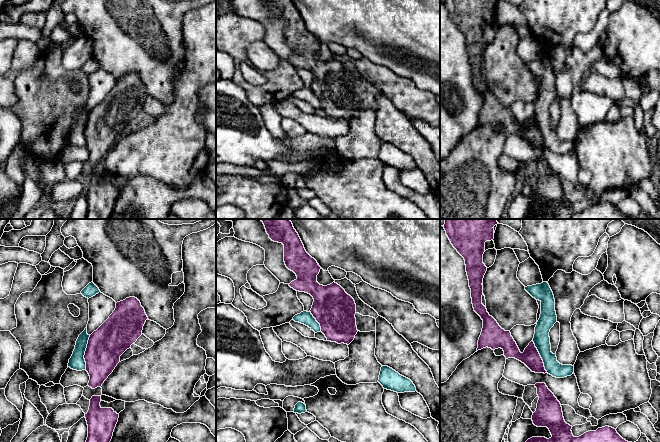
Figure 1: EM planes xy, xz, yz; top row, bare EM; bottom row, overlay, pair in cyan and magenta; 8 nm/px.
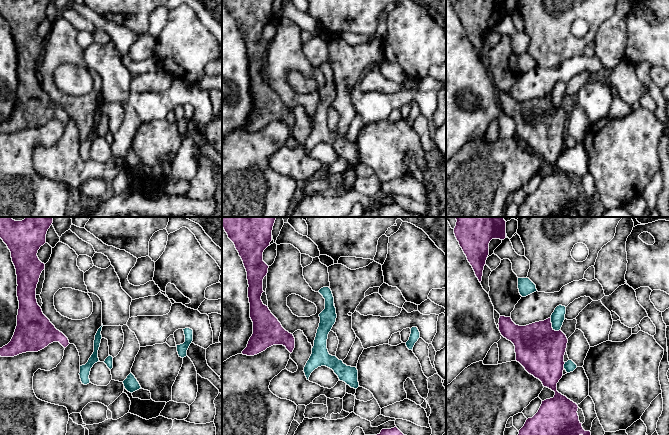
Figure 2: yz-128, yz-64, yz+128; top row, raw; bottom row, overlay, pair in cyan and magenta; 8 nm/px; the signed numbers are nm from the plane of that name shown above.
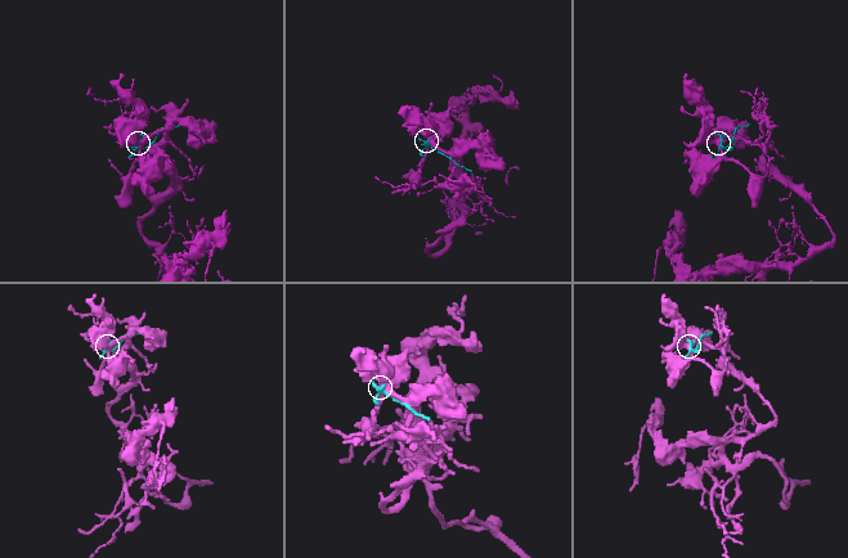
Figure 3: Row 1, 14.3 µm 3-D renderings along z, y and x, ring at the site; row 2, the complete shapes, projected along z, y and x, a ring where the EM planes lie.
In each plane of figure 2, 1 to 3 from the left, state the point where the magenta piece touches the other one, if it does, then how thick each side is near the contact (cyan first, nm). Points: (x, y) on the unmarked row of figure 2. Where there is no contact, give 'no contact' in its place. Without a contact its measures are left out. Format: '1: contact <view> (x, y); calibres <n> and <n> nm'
1: no contact
2: no contact
3: contact yz+128 (552, 101); calibres 110 and 380 nm

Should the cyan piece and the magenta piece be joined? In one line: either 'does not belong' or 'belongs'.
does not belong

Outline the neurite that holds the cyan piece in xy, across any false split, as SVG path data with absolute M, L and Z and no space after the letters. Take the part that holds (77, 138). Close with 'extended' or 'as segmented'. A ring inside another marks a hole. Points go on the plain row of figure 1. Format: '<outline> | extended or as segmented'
M87 104L79 111L75 125L71 134L69 135L68 143L73 146L82 147L86 145L86 138L84 135L90 111L87 110Z | as segmented

